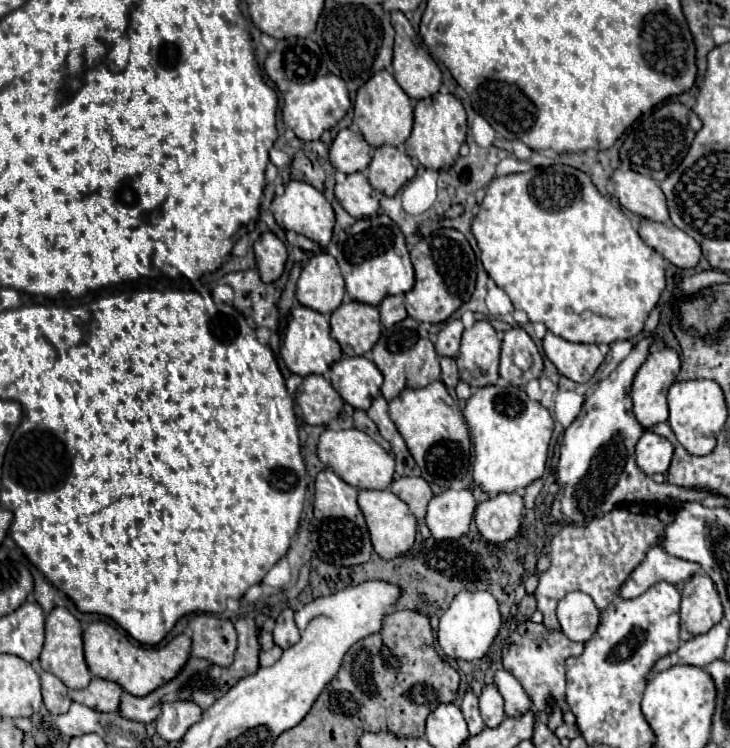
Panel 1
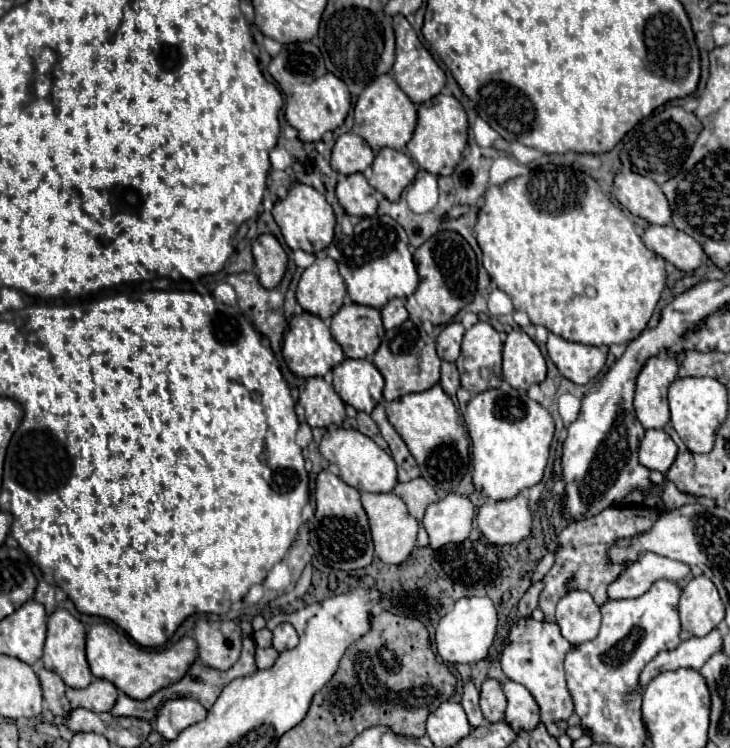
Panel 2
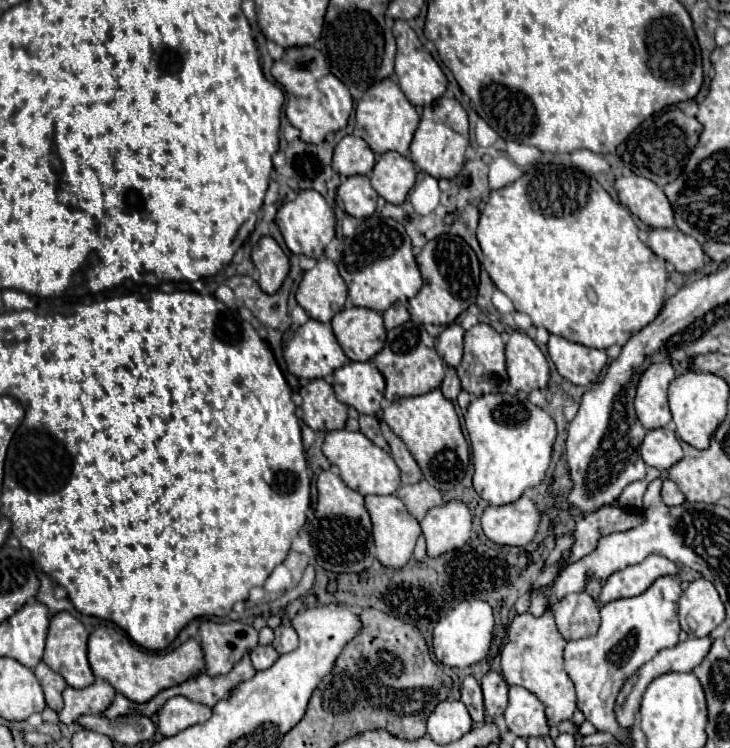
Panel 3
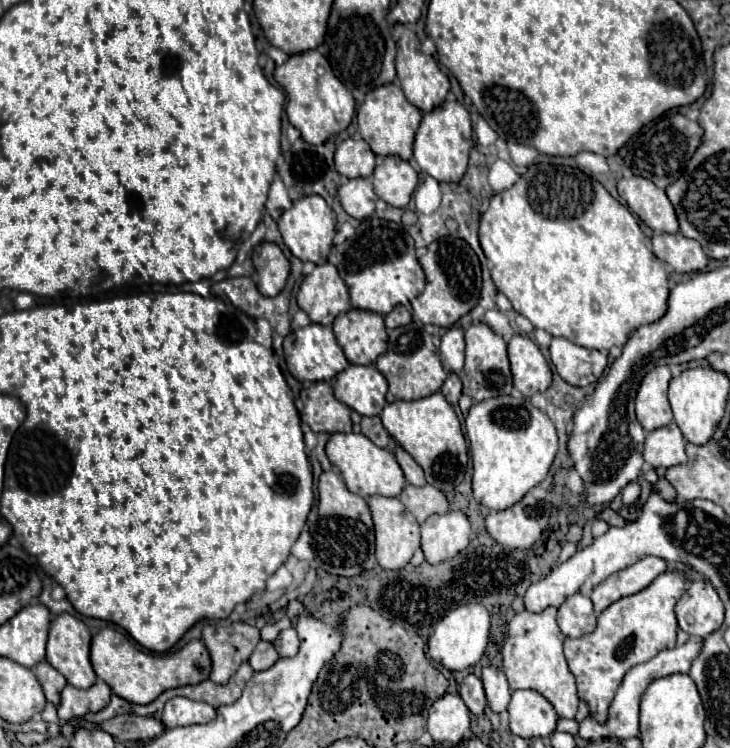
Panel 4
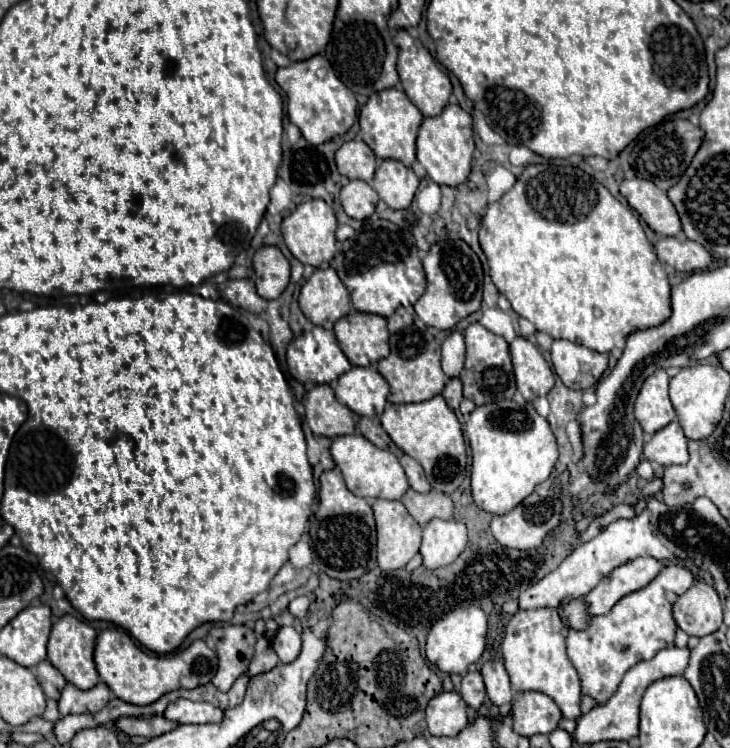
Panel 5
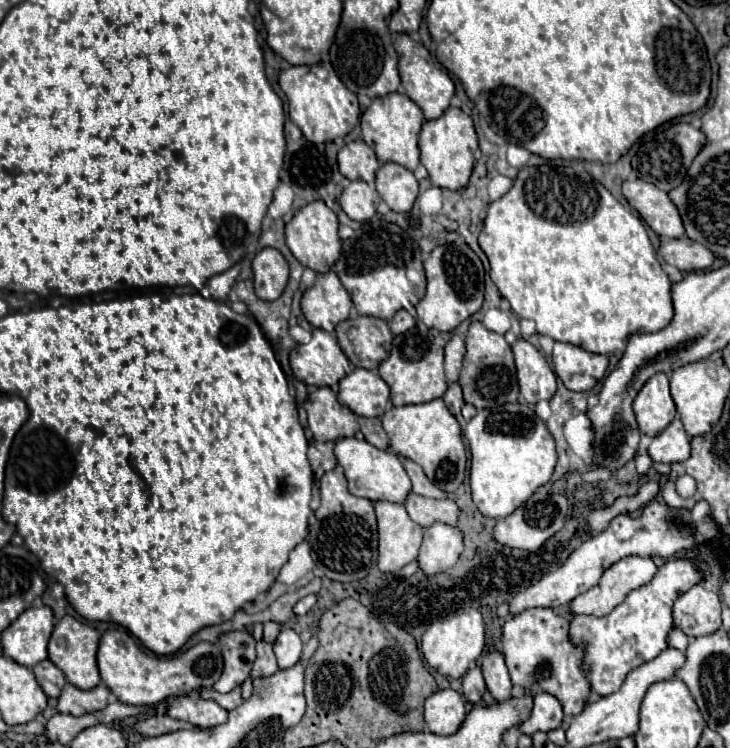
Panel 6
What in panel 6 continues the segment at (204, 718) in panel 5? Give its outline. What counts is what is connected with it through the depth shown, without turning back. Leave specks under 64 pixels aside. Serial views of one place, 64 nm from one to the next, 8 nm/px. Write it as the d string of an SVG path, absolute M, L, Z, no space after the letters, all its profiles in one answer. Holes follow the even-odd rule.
M192 696L174 698L168 704L166 714L170 718L186 720L186 722L190 722L194 726L202 726L202 728L224 724L224 720L228 720L228 712L224 708L220 708L216 702L202 700L202 698L192 698Z

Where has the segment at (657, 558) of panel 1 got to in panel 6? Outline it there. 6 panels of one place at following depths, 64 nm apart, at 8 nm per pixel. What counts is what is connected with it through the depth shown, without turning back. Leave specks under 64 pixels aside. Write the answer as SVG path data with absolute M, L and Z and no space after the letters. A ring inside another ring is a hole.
M628 556L608 568L596 588L590 588L570 602L572 614L606 616L626 598L628 592L648 584L656 572L658 566L652 558Z

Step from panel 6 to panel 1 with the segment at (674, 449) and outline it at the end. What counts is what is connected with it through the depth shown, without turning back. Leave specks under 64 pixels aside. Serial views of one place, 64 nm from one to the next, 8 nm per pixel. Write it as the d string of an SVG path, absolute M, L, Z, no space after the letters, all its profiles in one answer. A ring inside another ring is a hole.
M644 432L636 444L636 464L638 468L652 476L656 472L664 474L672 460L672 444L654 432Z

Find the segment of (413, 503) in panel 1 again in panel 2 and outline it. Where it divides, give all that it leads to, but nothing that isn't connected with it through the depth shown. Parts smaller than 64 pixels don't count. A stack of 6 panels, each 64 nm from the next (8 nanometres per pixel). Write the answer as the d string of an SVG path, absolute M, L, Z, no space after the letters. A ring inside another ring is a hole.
M416 478L416 480L410 480L410 482L398 482L392 492L404 500L404 504L408 506L408 512L418 522L424 518L426 506L432 500L438 500L434 488L424 478Z

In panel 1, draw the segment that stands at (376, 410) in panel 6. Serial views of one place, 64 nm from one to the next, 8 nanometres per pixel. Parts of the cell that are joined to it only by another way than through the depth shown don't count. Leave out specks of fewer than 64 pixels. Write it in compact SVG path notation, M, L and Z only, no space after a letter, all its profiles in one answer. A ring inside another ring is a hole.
M344 356L330 366L332 386L354 408L368 410L380 394L382 372L366 356Z

